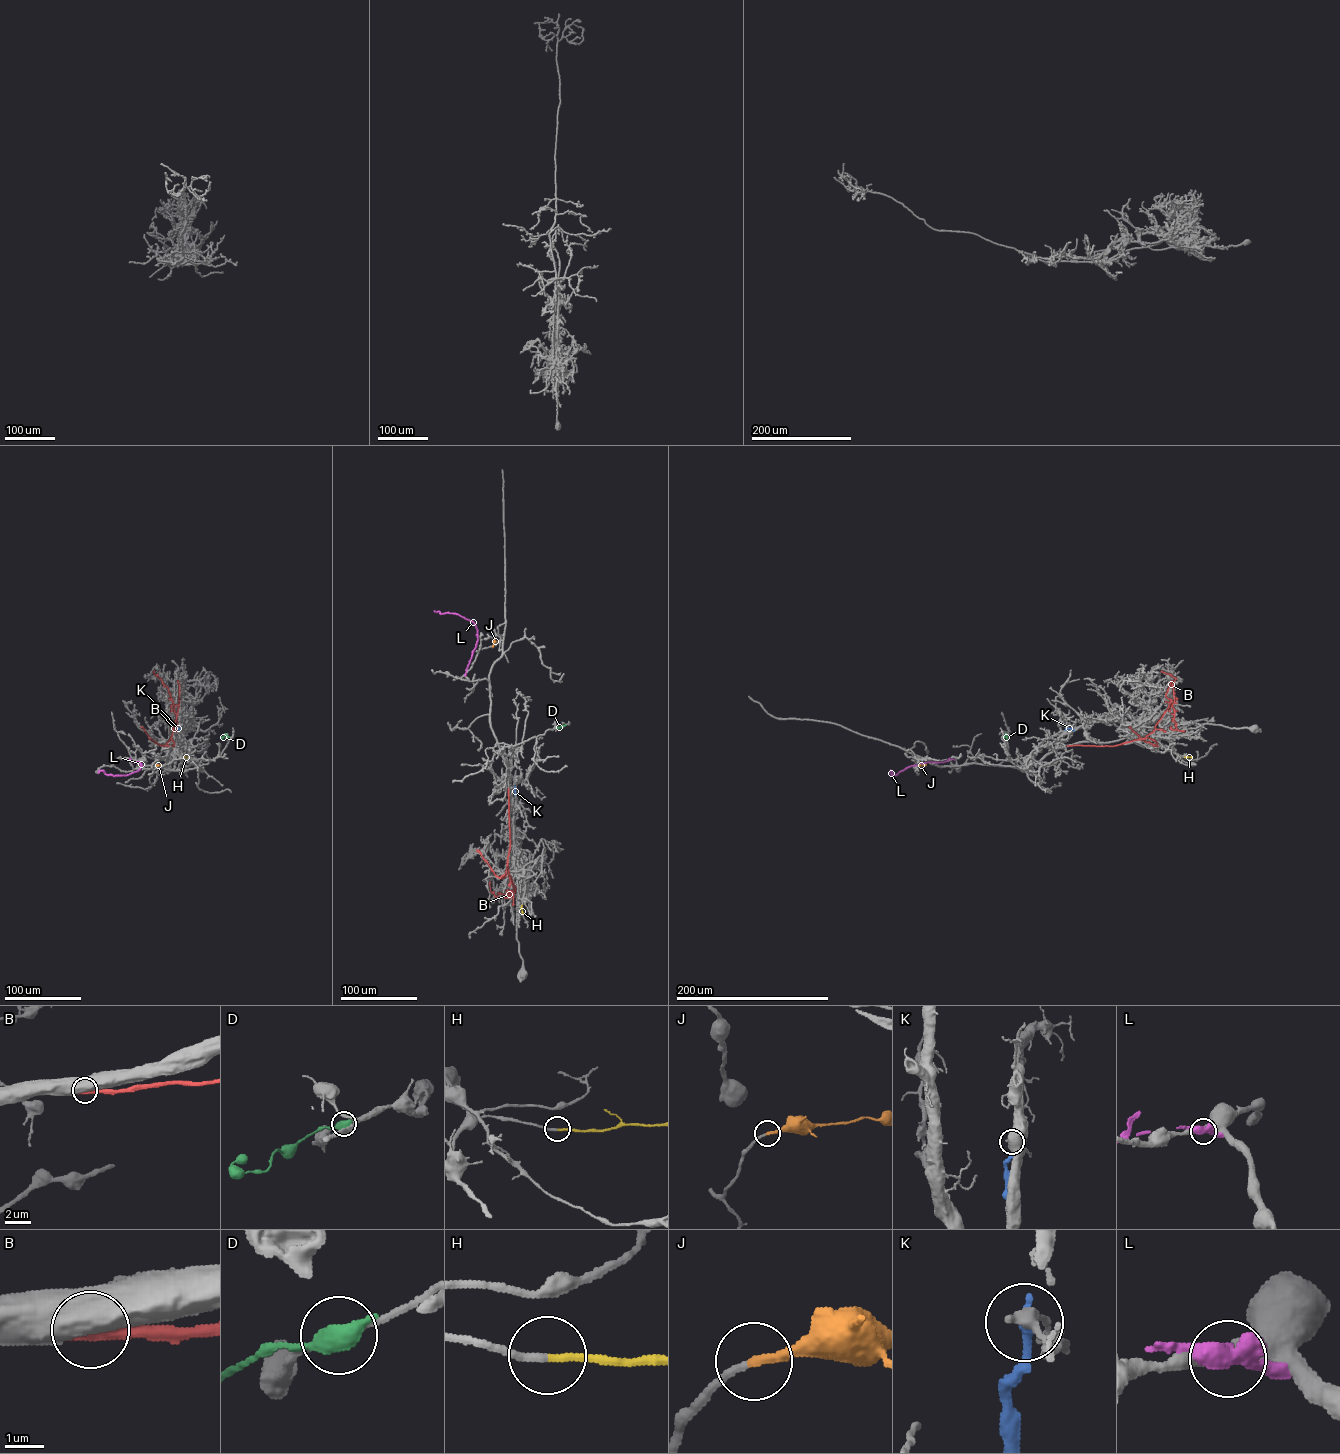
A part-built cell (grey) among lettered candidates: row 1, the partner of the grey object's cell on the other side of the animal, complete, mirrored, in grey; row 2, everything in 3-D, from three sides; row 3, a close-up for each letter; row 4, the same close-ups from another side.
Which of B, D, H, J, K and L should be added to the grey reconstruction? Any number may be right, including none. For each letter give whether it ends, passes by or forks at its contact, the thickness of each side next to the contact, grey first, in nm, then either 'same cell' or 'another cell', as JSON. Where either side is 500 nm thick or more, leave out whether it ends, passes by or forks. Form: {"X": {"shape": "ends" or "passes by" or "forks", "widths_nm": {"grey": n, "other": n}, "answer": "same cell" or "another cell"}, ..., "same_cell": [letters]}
{"B": {"widths_nm": {"grey": 600, "other": 300}, "answer": "another cell"}, "D": {"shape": "passes by", "widths_nm": {"grey": 200, "other": 480}, "answer": "another cell"}, "H": {"shape": "ends", "widths_nm": {"grey": 200, "other": 170}, "answer": "same cell"}, "J": {"shape": "ends", "widths_nm": {"grey": 160, "other": 240}, "answer": "same cell"}, "K": {"shape": "ends", "widths_nm": {"grey": 280, "other": 260}, "answer": "another cell"}, "L": {"widths_nm": {"grey": 440, "other": 500}, "answer": "another cell"}, "same_cell": ["H", "J"]}

